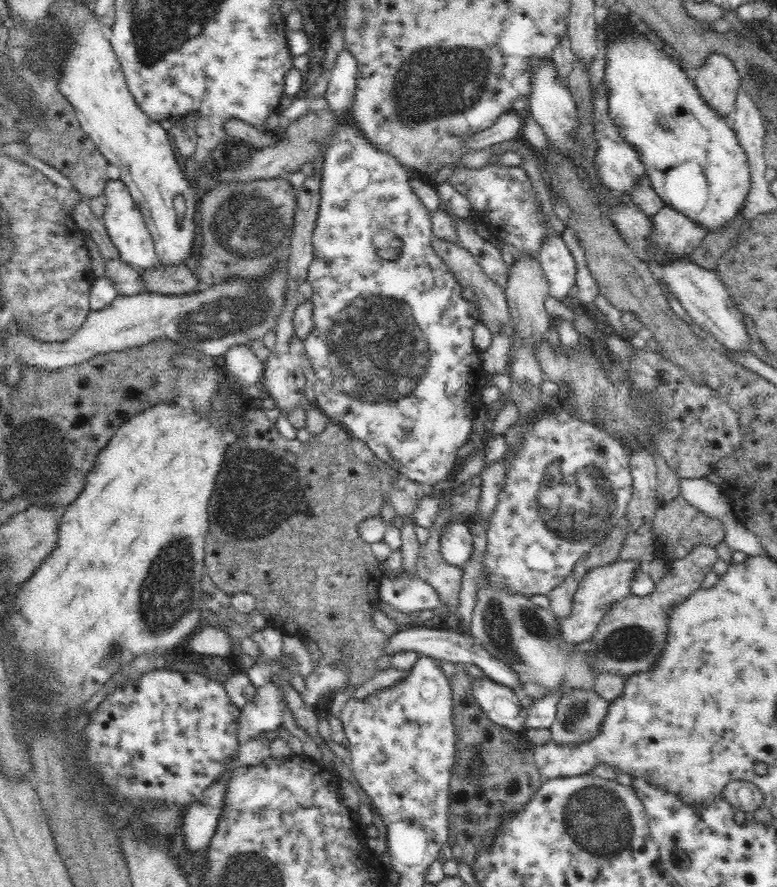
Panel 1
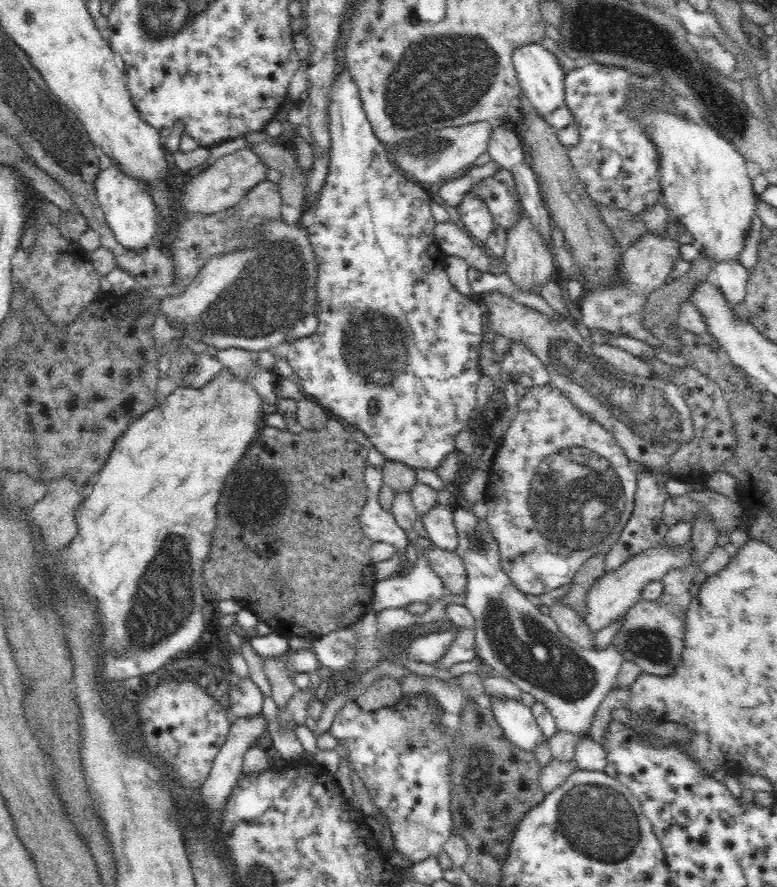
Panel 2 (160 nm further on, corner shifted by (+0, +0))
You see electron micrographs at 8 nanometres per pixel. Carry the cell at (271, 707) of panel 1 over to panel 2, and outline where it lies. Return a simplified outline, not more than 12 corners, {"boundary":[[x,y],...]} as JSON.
{"boundary":[[262,714],[238,717],[220,747],[201,798],[224,810],[245,752],[267,731]]}

